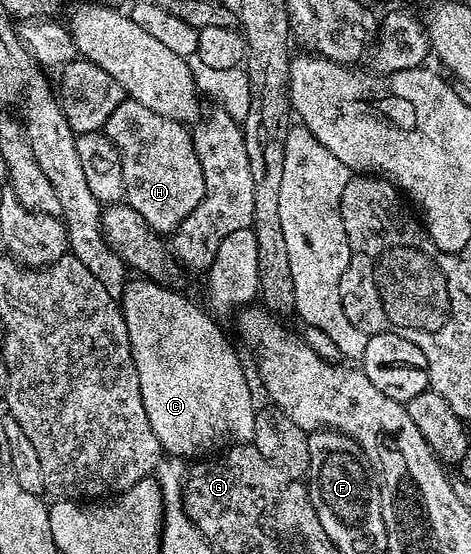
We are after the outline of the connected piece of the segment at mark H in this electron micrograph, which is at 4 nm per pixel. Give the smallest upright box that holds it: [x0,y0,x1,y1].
[103,101,206,235]

